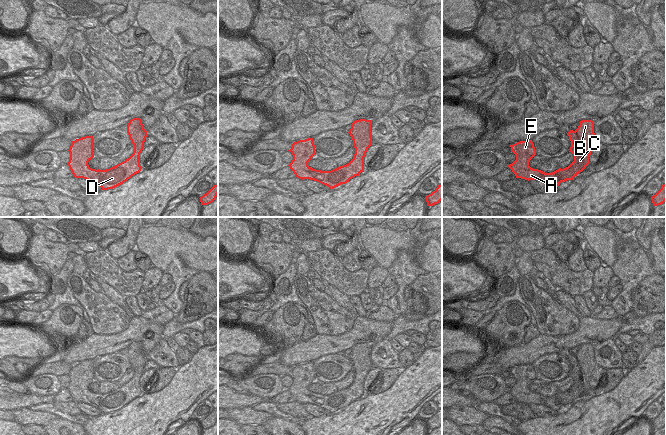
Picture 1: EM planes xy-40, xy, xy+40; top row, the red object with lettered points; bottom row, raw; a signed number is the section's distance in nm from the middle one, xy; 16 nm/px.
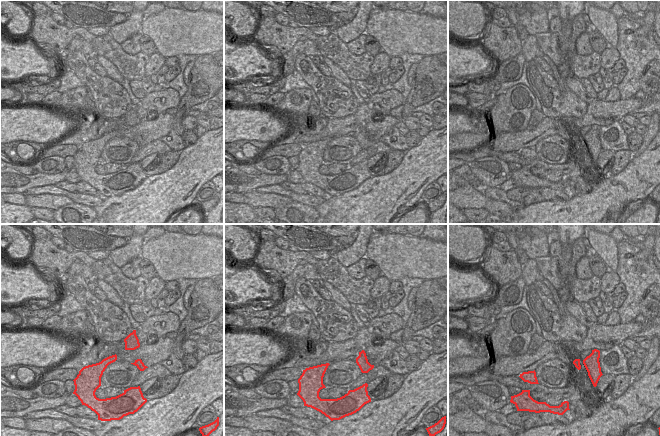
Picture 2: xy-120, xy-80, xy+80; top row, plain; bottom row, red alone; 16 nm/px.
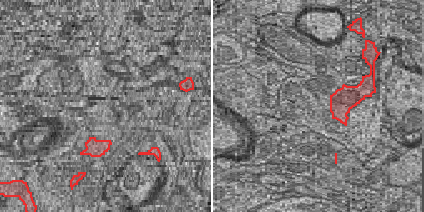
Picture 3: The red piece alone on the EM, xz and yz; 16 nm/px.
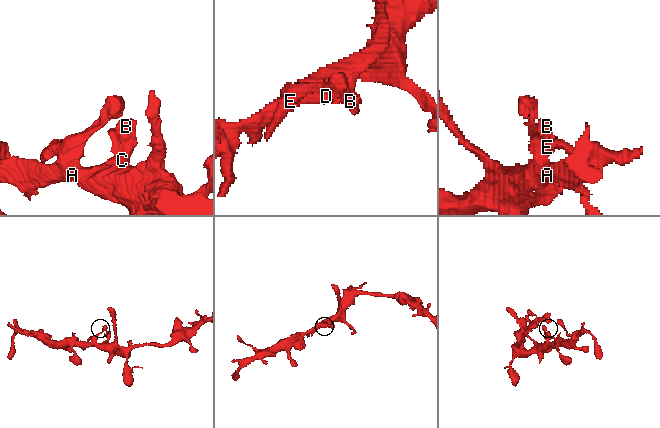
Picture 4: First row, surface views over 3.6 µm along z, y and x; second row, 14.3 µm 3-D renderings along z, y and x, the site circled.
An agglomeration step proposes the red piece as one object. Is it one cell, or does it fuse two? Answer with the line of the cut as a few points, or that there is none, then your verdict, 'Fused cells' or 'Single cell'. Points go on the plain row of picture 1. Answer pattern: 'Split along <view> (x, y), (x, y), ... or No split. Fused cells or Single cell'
No split. Single cell.

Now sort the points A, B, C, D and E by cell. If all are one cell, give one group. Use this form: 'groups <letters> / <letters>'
groups A B C D E

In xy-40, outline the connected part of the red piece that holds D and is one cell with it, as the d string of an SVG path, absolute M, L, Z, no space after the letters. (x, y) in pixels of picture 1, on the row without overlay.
M133 342L127 349L127 357L134 369L133 378L125 385L106 394L96 394L89 391L88 386L94 381L93 360L85 360L75 365L69 372L70 383L68 390L75 402L83 402L100 410L102 414L113 413L137 397L141 390L139 380L144 373L147 355L140 342Z

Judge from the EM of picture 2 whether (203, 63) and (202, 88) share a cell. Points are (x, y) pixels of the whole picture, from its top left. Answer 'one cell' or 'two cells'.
one cell

